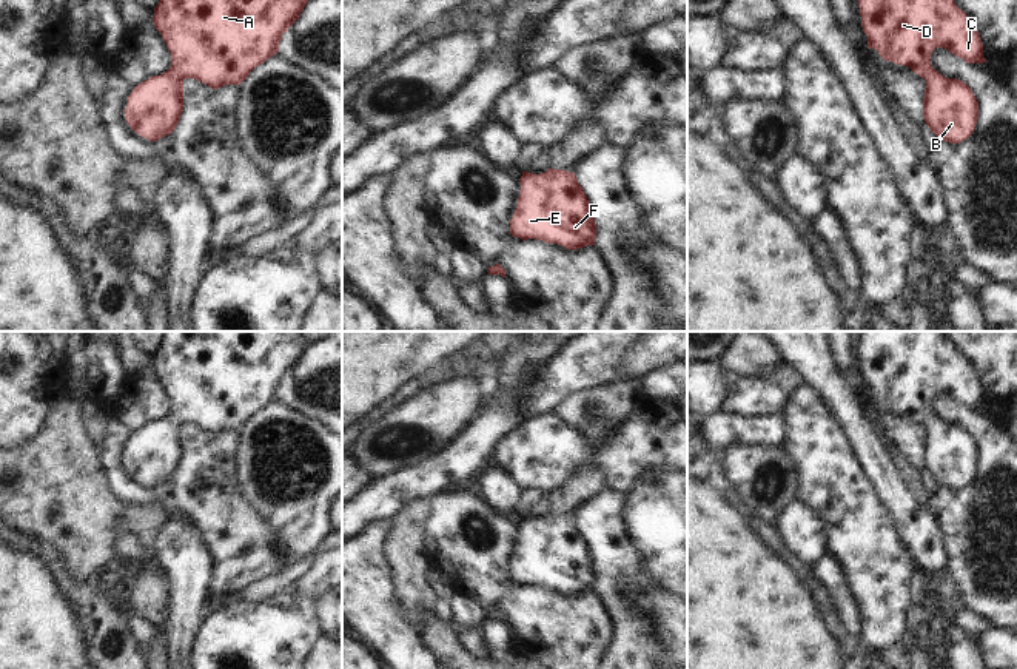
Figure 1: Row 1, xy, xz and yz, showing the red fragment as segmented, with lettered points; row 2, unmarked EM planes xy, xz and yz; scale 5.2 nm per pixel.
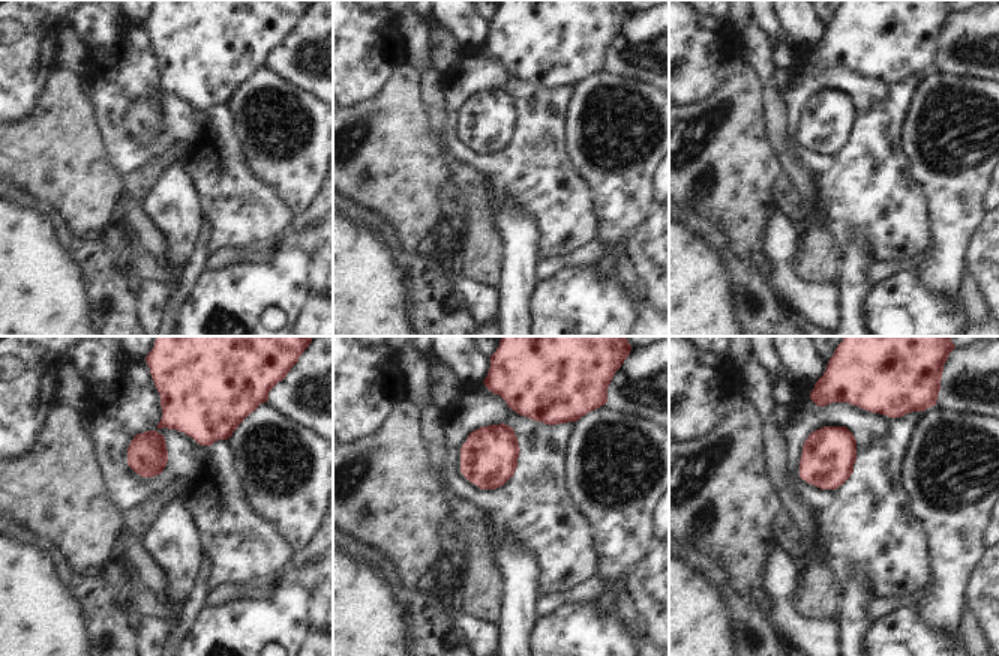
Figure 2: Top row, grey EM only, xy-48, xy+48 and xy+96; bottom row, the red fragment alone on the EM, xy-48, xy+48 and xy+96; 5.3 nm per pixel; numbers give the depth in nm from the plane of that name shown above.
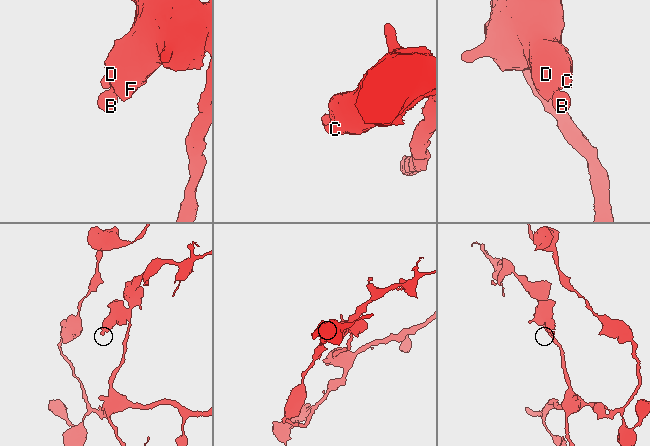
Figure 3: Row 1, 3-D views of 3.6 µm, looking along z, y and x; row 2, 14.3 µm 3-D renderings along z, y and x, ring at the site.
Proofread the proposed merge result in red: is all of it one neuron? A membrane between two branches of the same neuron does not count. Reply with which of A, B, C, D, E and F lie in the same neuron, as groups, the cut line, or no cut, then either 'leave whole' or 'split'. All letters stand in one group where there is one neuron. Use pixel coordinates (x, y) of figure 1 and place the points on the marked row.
A B C D E F | no cut | leave whole

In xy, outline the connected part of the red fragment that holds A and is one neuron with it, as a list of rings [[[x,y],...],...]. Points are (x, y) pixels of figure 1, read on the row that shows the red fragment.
[[[160,0],[154,26],[162,34],[171,66],[134,86],[125,119],[139,136],[156,142],[171,134],[183,111],[183,80],[196,79],[213,89],[240,85],[250,72],[277,54],[282,34],[299,18],[308,0]]]

